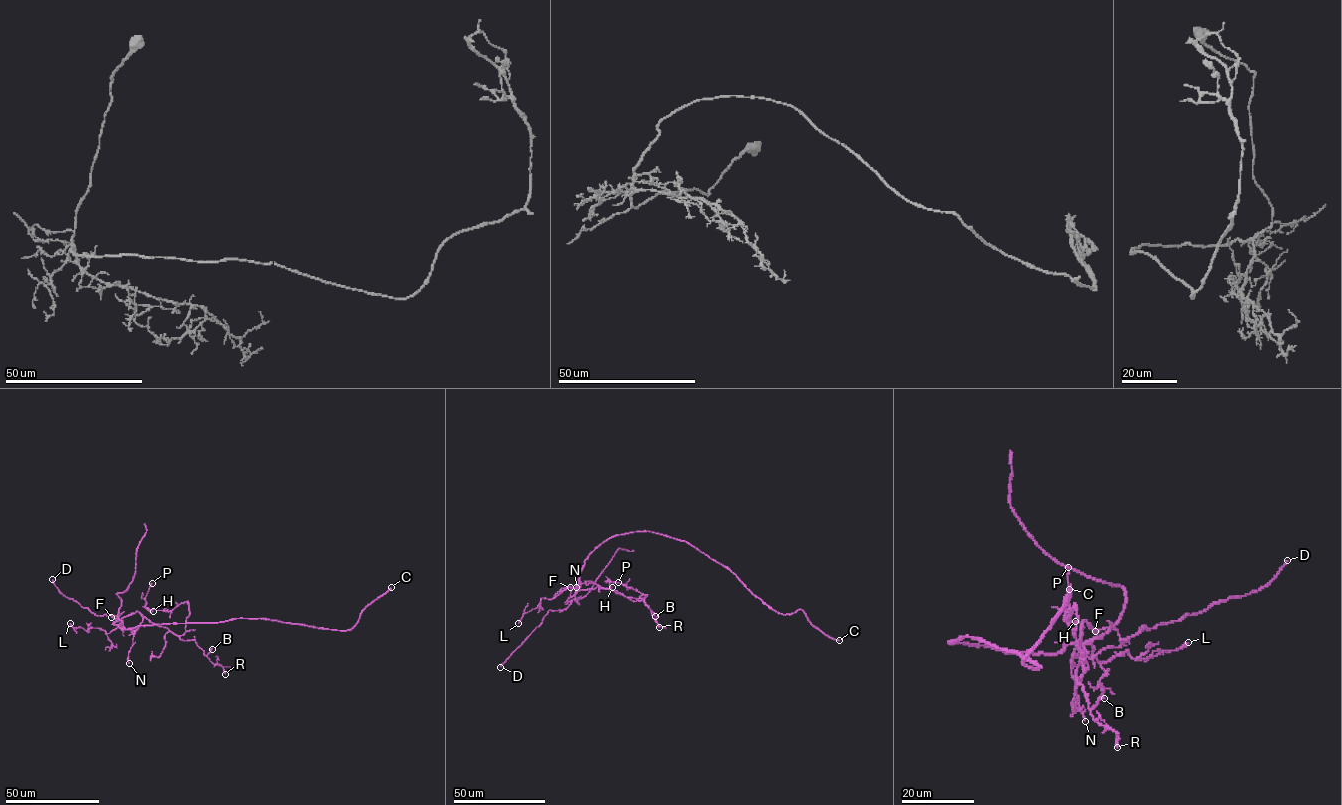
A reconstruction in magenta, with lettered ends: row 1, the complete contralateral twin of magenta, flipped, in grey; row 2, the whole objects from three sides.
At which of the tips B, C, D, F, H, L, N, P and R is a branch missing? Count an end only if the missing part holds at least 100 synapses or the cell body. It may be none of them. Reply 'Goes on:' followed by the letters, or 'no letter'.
Goes on: no letter

